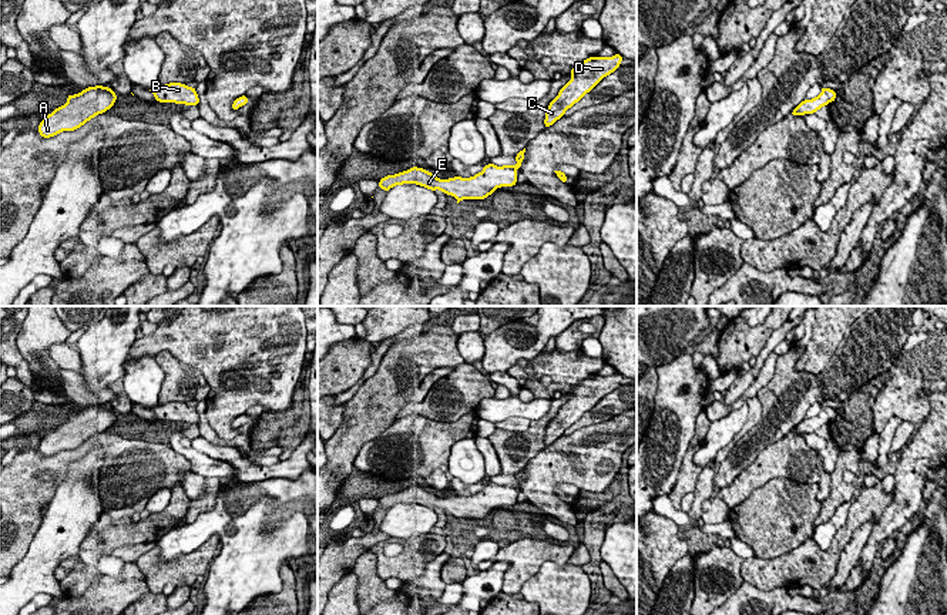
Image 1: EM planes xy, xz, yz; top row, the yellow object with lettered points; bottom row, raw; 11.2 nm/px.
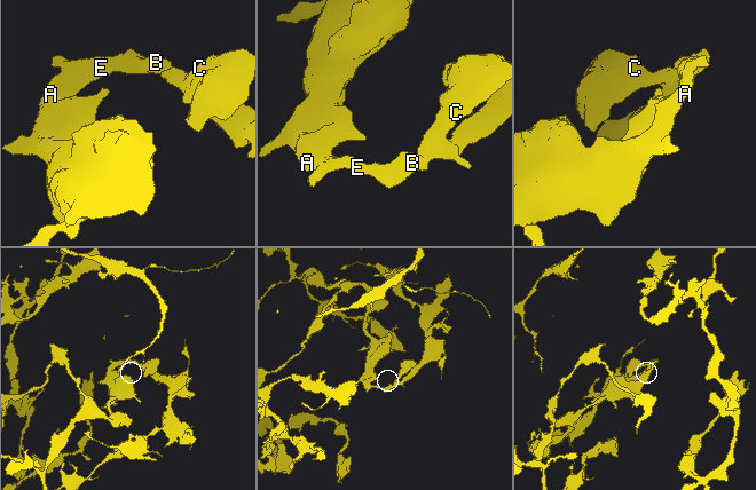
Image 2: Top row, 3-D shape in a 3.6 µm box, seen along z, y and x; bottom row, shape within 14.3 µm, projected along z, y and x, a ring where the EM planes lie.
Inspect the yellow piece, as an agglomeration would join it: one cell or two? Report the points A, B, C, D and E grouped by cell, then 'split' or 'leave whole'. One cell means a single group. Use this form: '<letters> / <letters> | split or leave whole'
A B C D E | leave whole

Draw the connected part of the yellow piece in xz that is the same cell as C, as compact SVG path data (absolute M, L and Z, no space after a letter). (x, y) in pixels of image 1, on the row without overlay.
M618 372L612 376L588 376L577 383L570 394L572 396L548 423L544 444L548 447L564 436L565 430L590 411L604 396L614 391L622 380Z

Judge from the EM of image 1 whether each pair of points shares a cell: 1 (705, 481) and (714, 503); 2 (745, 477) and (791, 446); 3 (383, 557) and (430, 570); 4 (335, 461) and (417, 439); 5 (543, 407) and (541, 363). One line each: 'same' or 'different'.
1: same
2: same
3: different
4: different
5: different

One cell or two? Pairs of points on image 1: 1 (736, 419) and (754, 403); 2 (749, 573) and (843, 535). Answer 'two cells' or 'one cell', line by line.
1: two cells
2: one cell

